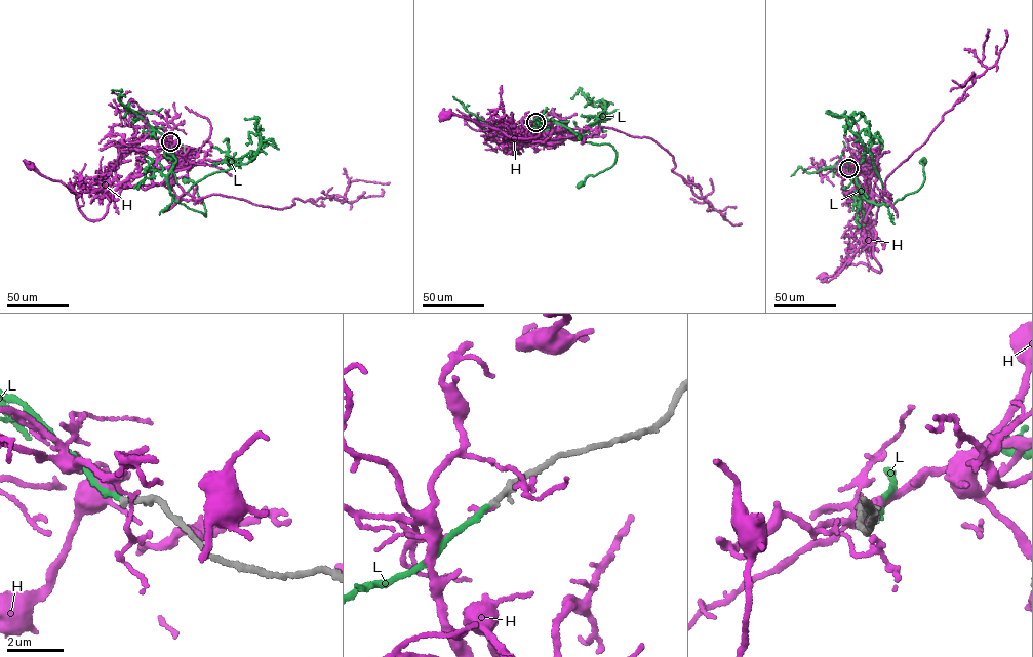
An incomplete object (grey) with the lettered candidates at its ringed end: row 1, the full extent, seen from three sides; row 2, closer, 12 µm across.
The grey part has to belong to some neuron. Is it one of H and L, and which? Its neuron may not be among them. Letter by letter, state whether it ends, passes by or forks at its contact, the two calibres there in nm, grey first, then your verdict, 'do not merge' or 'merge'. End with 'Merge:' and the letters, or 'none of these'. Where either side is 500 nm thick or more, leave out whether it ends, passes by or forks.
H: it ends; calibres 240 and 150 nm; do not merge
L: it ends; calibres 240 and 200 nm; merge
Merge: L

